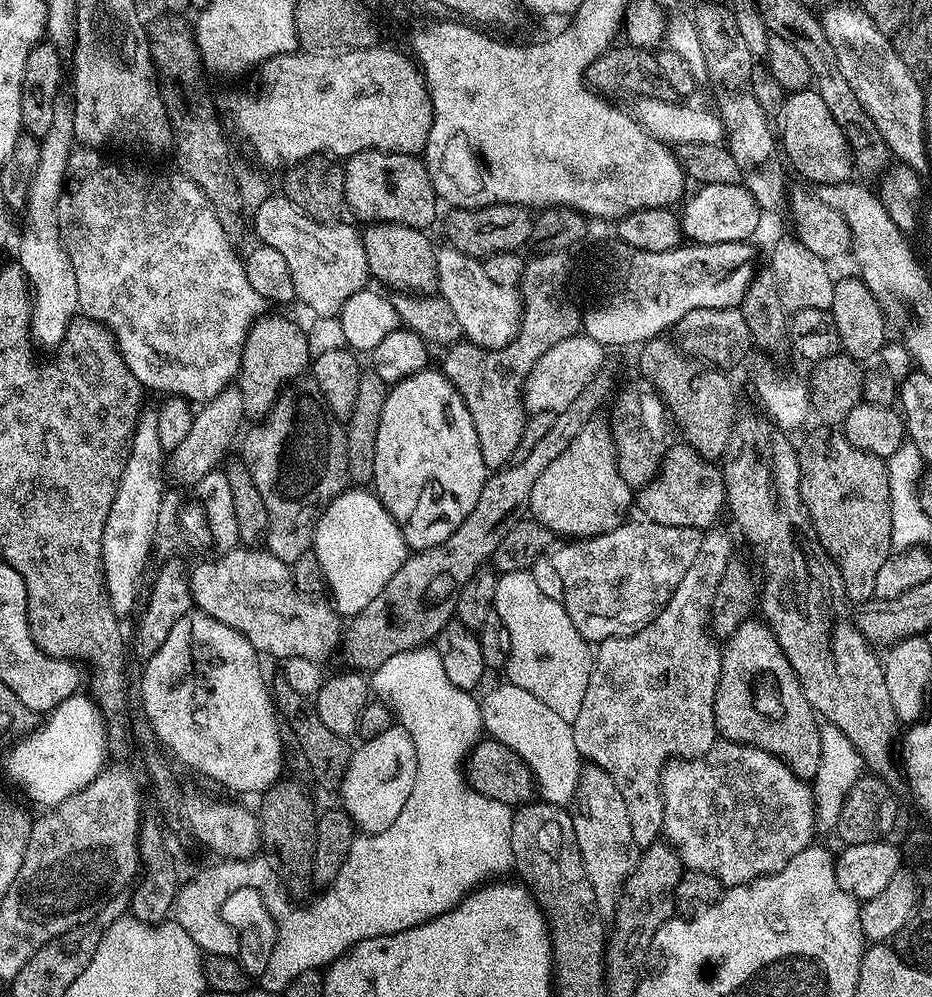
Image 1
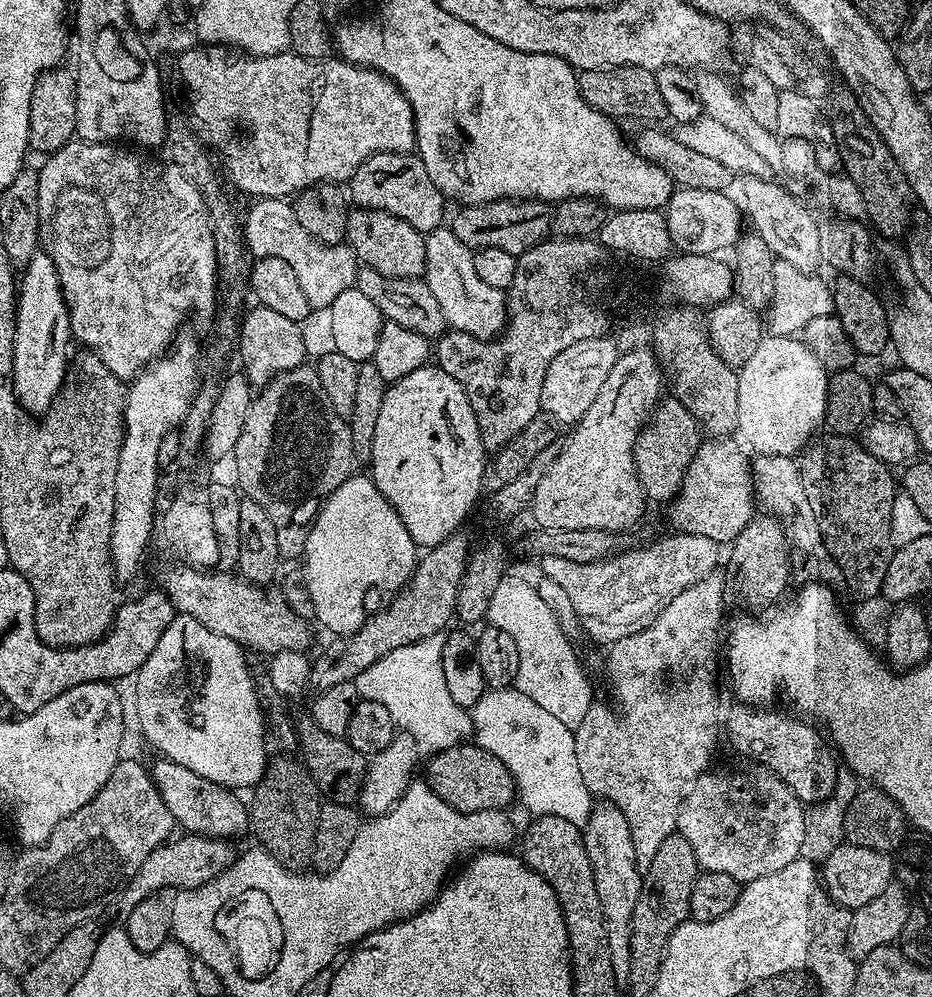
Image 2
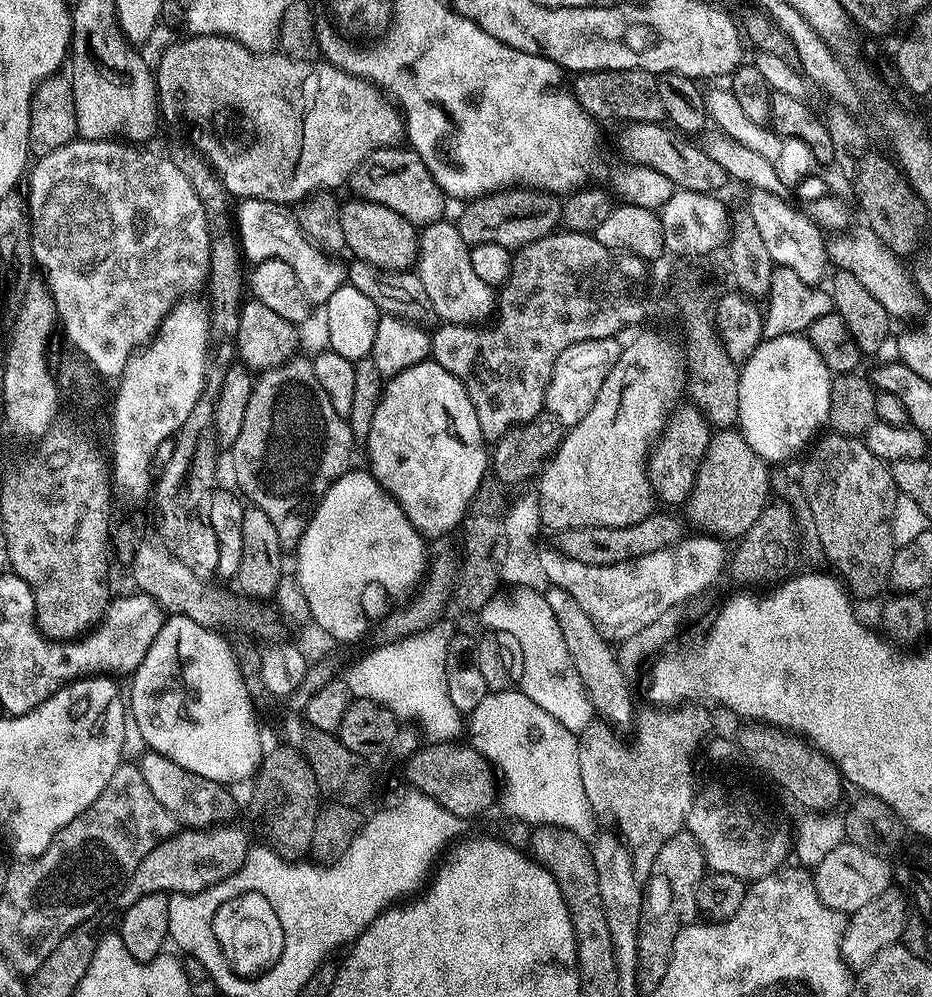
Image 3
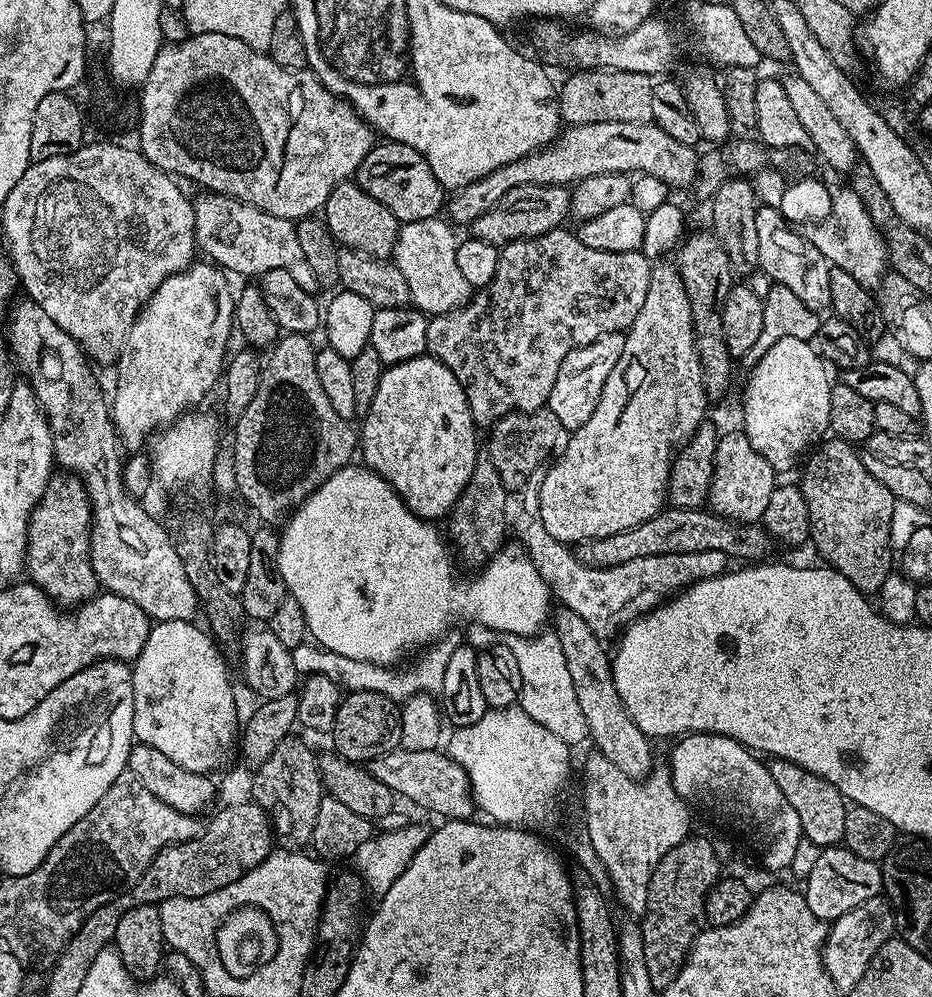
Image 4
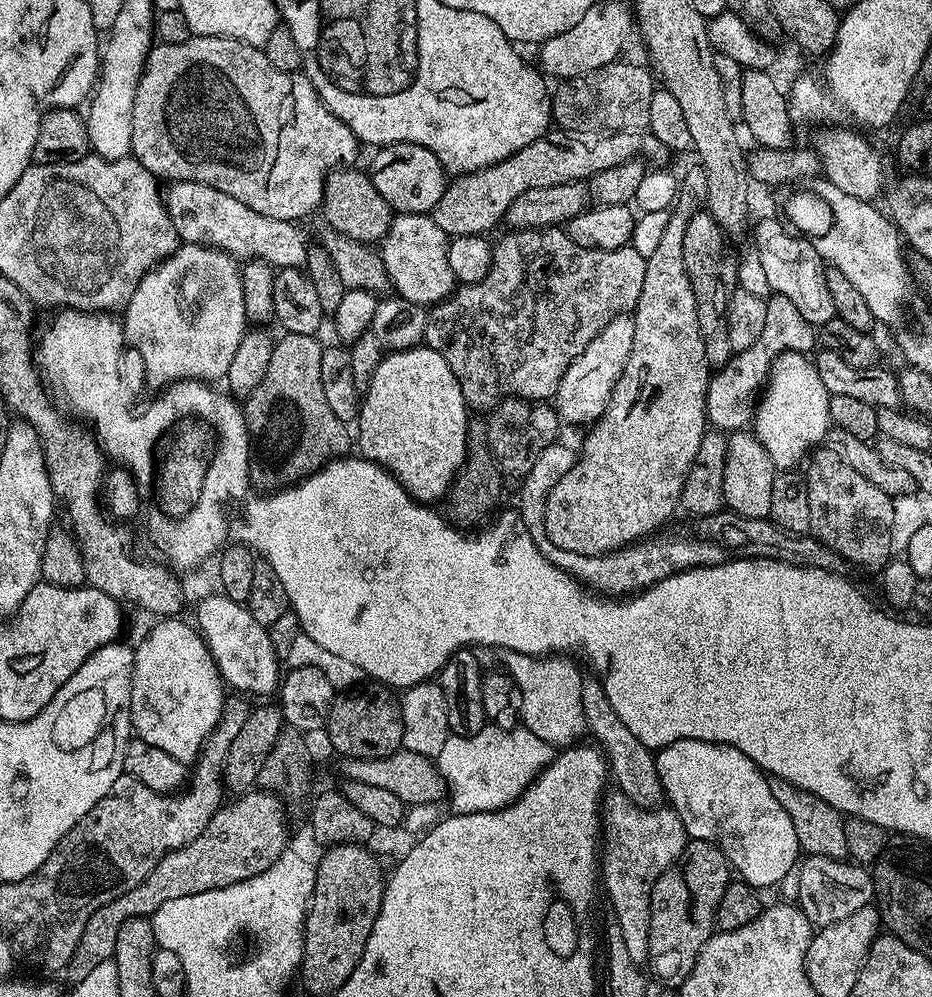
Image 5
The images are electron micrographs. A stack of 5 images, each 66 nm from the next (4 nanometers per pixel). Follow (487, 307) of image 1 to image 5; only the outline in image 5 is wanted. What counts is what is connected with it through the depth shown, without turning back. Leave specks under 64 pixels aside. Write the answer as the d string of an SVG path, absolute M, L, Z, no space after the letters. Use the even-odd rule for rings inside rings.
M396 214L390 230L378 245L380 261L386 266L395 295L415 304L435 306L451 296L458 282L450 270L448 241L450 237L428 214Z

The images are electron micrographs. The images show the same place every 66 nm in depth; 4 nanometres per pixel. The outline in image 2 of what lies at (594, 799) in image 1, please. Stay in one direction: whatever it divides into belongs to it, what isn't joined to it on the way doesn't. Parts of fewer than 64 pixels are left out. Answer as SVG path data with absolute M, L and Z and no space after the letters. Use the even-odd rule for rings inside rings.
M600 802L591 809L587 824L583 825L582 835L586 854L590 858L594 886L598 886L598 902L602 902L602 914L606 922L606 934L610 946L610 958L614 962L614 974L617 981L627 981L630 974L630 938L632 937L632 919L634 918L634 906L640 897L642 883L641 869L636 866L634 854L634 842L630 838L630 828L626 826L626 818L613 804Z

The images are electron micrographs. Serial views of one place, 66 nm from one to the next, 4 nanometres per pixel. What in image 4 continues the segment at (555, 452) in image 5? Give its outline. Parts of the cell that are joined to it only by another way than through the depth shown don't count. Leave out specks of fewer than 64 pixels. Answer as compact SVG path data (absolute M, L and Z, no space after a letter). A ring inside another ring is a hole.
M532 515L530 522L522 525L522 531L523 547L534 562L538 574L542 574L547 582L551 595L555 599L557 596L565 609L580 615L589 624L590 630L601 638L615 637L633 620L639 620L653 608L659 608L665 600L675 596L689 584L721 576L730 564L729 557L718 550L702 550L634 558L634 562L622 562L622 566L591 568L578 562L575 551L569 545L559 544L557 540L550 538L550 534L546 534L546 526L542 526L539 515Z

